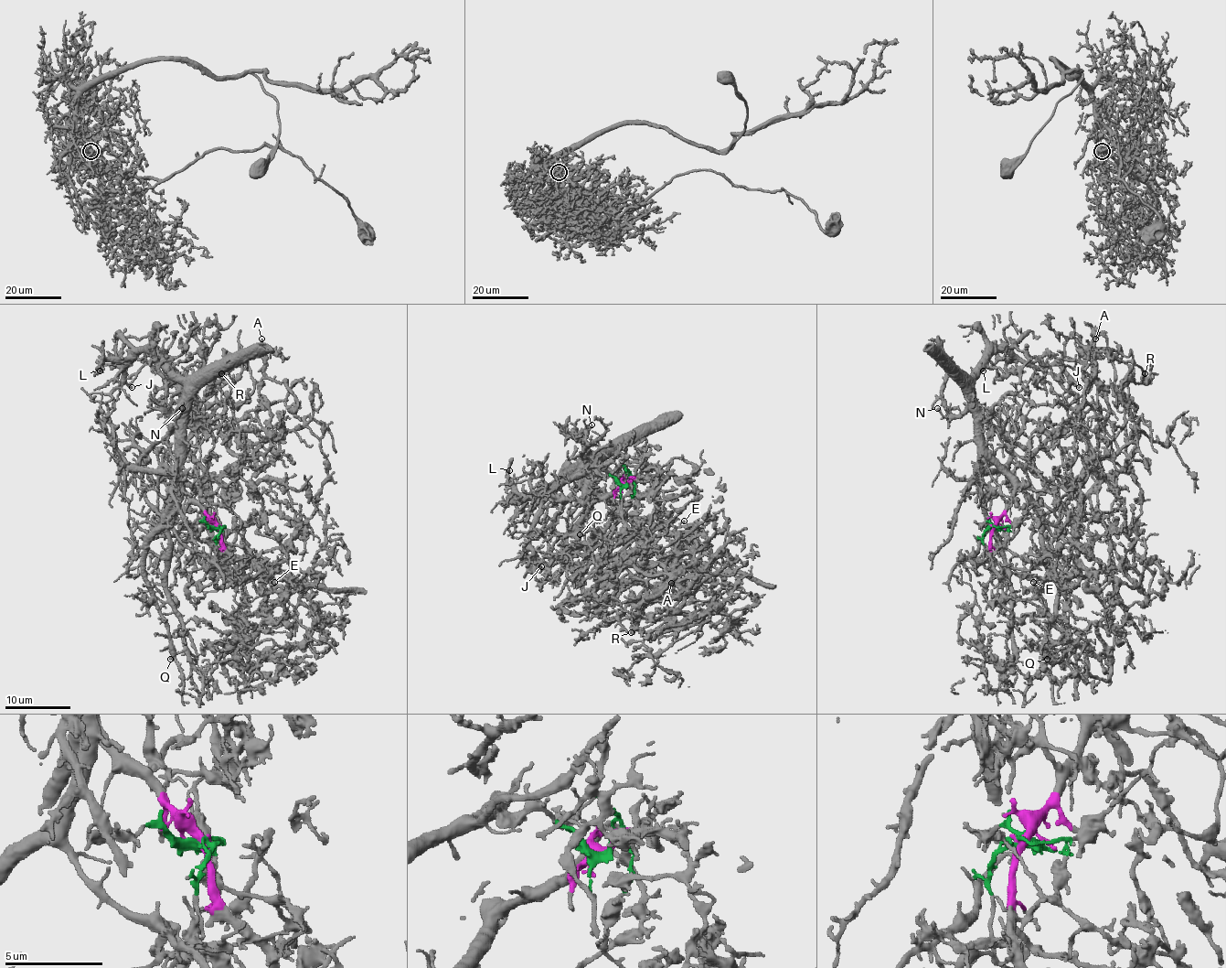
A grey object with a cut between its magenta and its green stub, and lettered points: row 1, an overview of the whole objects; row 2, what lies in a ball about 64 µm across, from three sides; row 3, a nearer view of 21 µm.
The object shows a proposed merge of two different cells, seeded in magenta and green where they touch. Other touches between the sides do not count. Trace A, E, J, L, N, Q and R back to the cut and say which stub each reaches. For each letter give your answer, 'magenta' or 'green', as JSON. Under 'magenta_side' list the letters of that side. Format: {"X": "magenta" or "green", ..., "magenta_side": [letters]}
{"A": "green", "E": "green", "J": "magenta", "L": "magenta", "N": "magenta", "Q": "magenta", "R": "green", "magenta_side": ["J", "L", "N", "Q"]}

